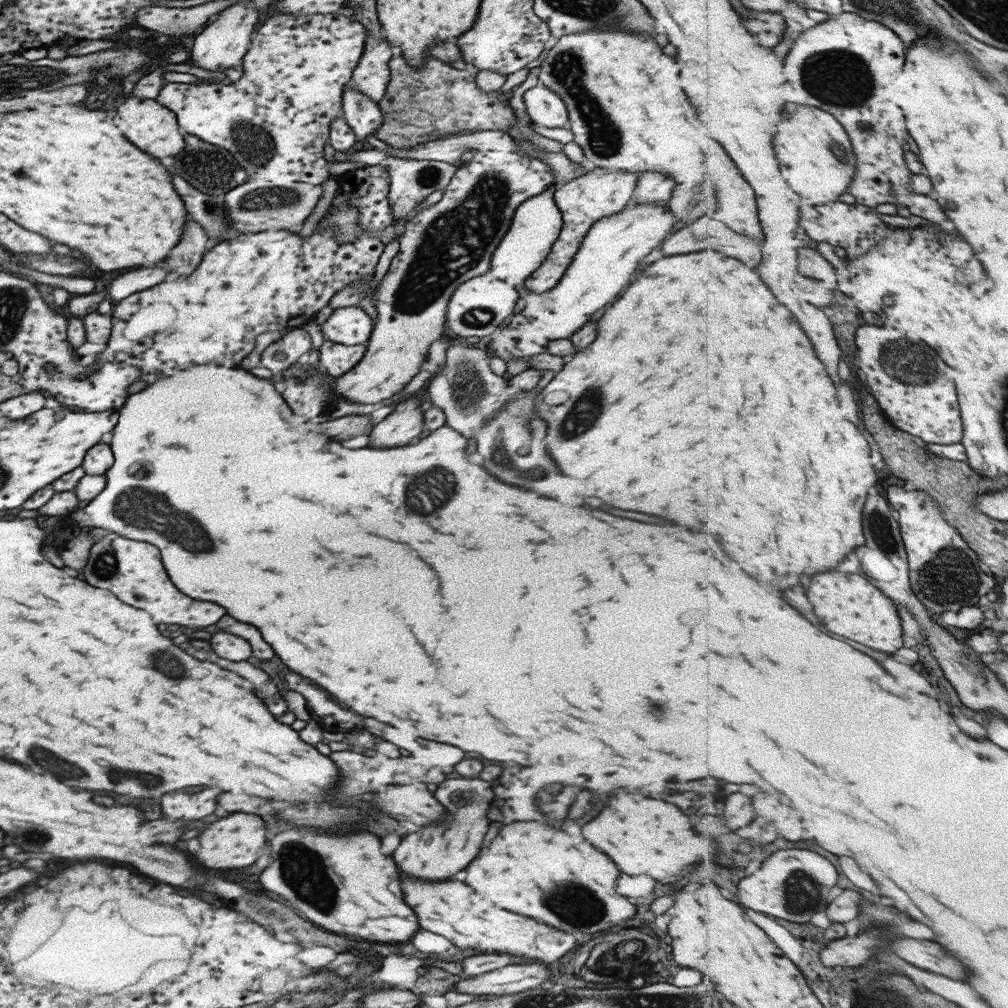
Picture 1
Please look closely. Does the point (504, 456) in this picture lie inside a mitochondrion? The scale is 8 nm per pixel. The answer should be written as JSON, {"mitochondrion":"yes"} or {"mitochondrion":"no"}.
{"mitochondrion":"yes"}

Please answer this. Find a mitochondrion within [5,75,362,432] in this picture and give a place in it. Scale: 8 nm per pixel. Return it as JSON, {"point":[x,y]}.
{"point":[210,169]}

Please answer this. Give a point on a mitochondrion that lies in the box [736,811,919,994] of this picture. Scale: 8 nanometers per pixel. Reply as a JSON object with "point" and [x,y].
{"point":[803,892]}

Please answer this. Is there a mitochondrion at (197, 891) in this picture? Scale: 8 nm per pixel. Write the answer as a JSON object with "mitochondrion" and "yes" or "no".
{"mitochondrion":"no"}

